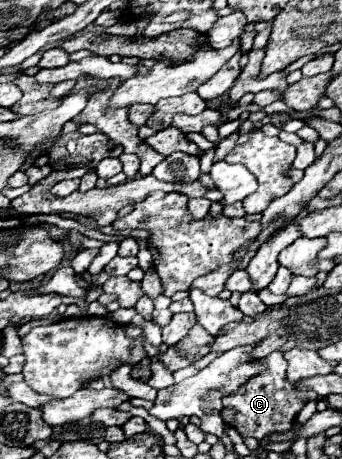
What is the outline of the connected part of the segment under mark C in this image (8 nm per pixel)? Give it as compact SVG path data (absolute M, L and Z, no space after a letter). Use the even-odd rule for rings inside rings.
M272 352L270 356L264 358L264 362L268 364L268 370L264 374L254 376L252 380L248 380L242 386L242 390L224 398L222 418L226 424L234 426L244 438L252 436L252 438L262 440L274 432L286 434L286 430L294 426L296 414L302 410L304 398L308 398L308 400L316 398L314 392L298 392L294 388L294 384L290 384L286 380L286 360L284 360L282 352Z

